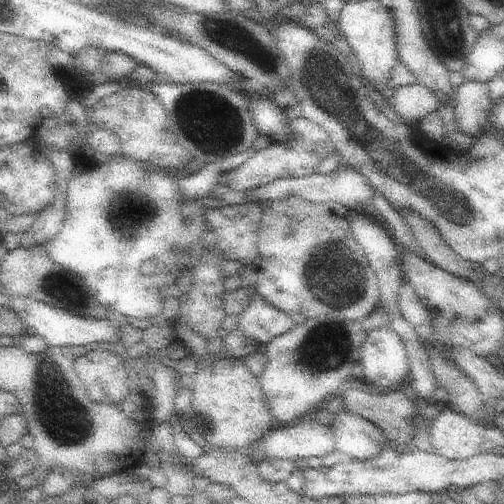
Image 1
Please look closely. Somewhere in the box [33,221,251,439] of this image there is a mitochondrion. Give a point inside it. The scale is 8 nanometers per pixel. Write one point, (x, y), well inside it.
(66, 289)

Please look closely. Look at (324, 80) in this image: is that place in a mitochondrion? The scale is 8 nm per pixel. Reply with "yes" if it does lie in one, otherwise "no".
yes

